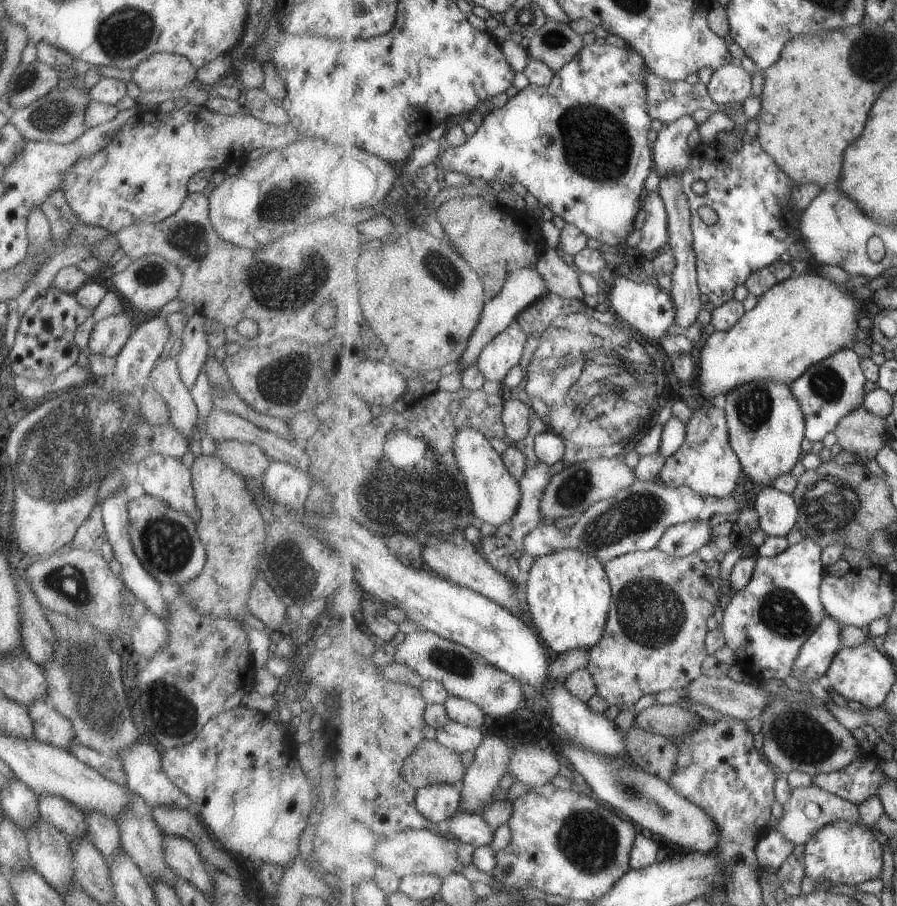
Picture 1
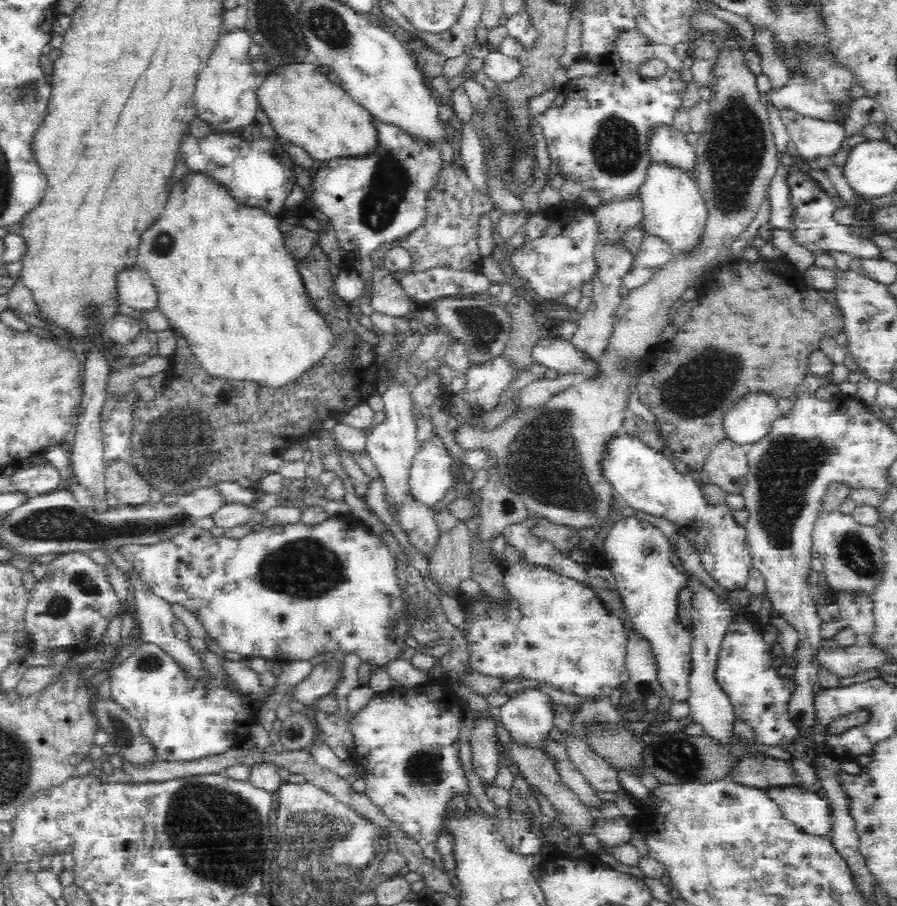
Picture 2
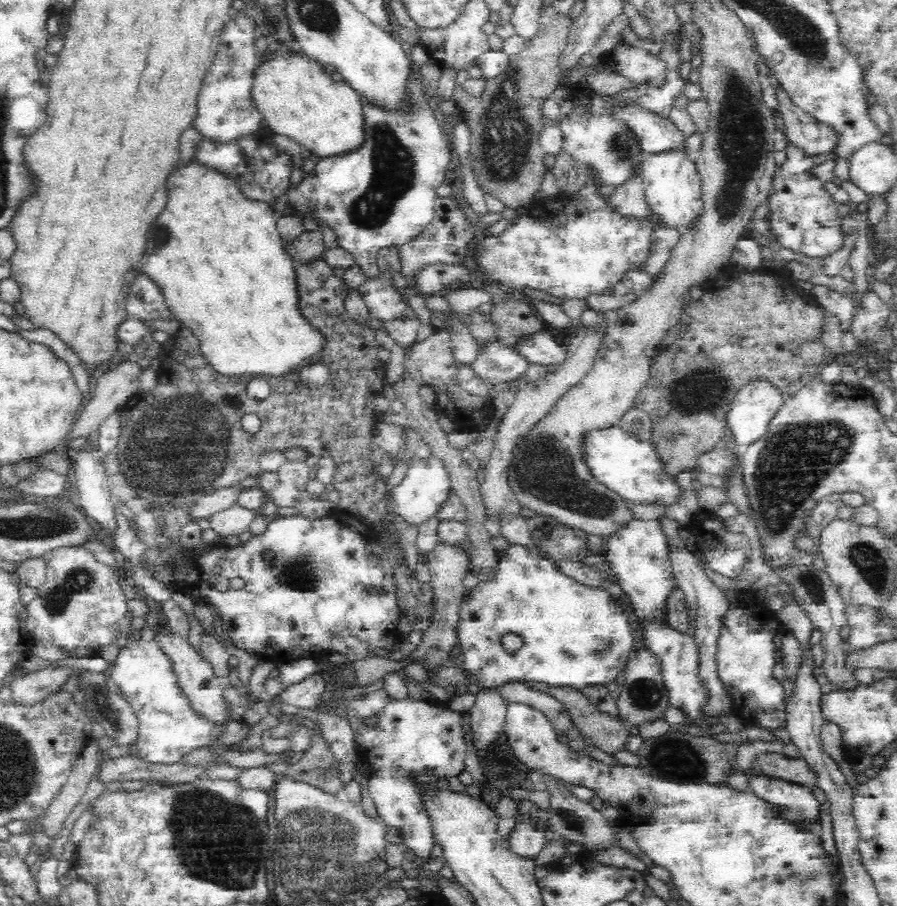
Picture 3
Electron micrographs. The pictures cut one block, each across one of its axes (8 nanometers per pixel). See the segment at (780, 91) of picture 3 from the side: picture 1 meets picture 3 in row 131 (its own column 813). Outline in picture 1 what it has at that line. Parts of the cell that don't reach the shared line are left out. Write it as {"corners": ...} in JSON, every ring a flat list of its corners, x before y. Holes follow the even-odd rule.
{"corners":[[812,784,804,788,794,788,792,797,783,805,782,816,778,819,778,824,774,829,779,830,779,834,783,834,785,840,789,840,789,842,793,842,797,846,799,844,806,845,811,840,811,836,815,836,823,826,833,824,838,820,866,824,859,815,859,805,857,803,845,800,828,790,823,790,823,788]]}

